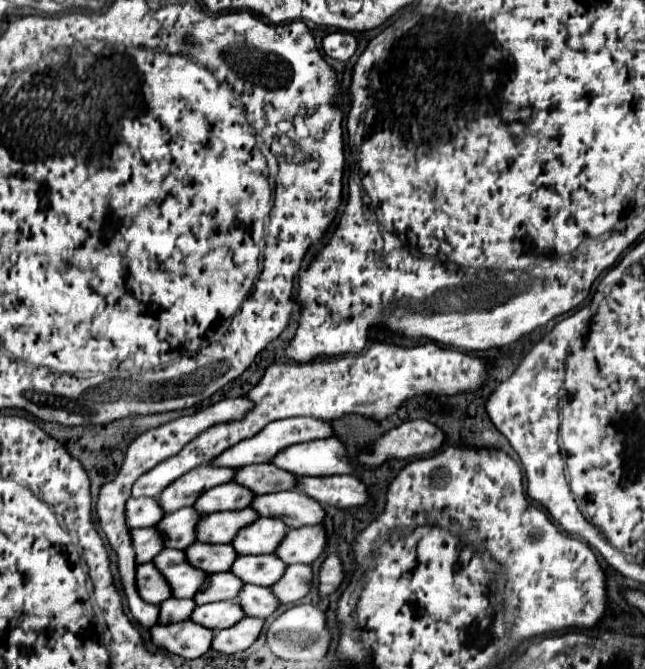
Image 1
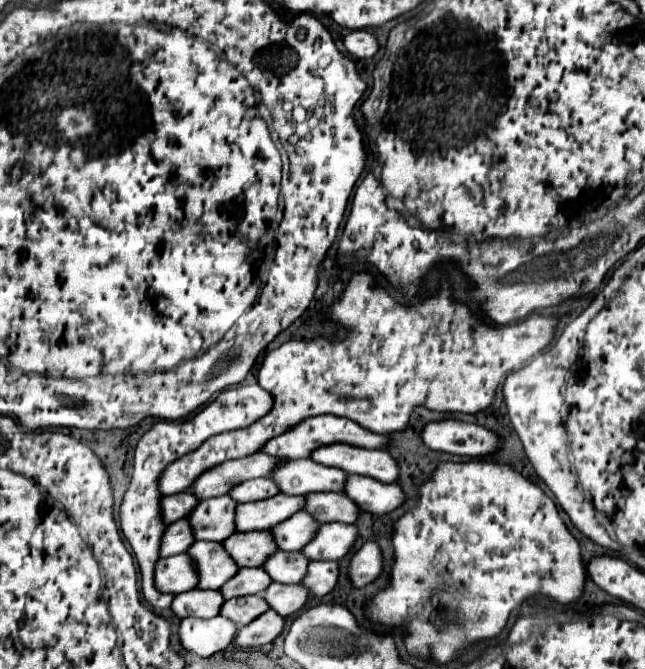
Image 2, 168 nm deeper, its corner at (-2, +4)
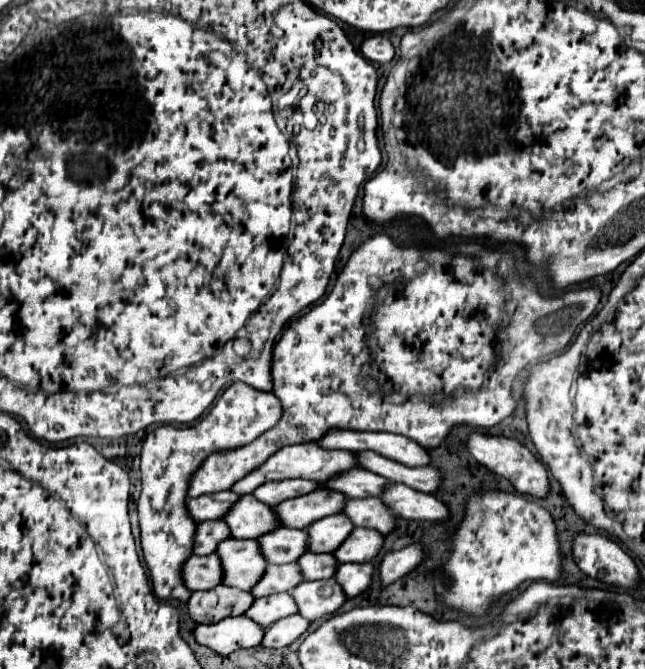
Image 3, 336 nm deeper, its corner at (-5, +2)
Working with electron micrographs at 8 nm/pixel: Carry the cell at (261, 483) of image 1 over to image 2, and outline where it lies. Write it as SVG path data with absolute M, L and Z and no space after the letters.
M291 459L273 471L275 483L287 495L319 491L343 491L347 473L339 467L325 467L313 459Z

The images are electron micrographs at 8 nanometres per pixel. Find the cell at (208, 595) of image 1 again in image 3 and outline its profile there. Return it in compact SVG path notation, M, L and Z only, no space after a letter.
M296 563L288 565L268 565L260 581L250 589L252 597L264 597L264 595L274 595L282 591L290 591L294 585L302 581L302 575L298 573Z

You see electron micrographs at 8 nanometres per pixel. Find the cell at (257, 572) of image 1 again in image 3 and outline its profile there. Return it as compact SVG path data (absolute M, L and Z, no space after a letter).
M304 553L298 559L298 567L304 581L316 581L316 579L330 579L334 575L338 561L330 553Z

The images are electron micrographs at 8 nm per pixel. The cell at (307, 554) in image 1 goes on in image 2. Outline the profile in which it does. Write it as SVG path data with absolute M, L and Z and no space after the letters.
M323 523L309 545L301 553L313 561L319 559L343 559L355 545L359 529L345 523Z

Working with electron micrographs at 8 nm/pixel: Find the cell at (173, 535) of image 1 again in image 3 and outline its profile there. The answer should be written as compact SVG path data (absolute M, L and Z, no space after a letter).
M252 495L240 497L222 521L230 529L230 537L234 539L256 539L262 533L268 533L278 527L278 517L274 515L272 507L260 503Z

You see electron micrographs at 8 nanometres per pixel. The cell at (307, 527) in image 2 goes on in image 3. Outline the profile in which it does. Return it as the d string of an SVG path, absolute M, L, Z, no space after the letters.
M342 513L322 517L304 529L308 533L308 551L310 553L332 553L350 535L352 529L354 525L346 521Z

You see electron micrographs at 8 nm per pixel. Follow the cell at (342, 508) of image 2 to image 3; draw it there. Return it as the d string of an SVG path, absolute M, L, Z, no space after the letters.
M368 497L368 499L346 499L342 513L356 525L356 527L368 527L376 529L382 535L390 533L394 529L394 517L382 505L378 497Z

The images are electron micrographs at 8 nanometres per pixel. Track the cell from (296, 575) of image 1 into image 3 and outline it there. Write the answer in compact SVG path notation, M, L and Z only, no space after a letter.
M338 563L334 579L342 587L346 597L356 597L370 585L372 565L370 563Z

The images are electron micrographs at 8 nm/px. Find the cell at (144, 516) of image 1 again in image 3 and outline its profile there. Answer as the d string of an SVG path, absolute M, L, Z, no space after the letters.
M220 491L220 493L210 493L210 495L186 499L186 509L196 523L206 521L206 519L220 519L222 513L226 513L226 509L230 509L230 505L236 499L238 499L236 493Z

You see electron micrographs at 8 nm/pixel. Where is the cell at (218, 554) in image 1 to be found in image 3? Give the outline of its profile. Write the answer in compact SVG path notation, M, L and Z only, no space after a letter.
M278 527L256 539L260 553L268 563L294 563L302 553L306 553L308 535L302 529Z

